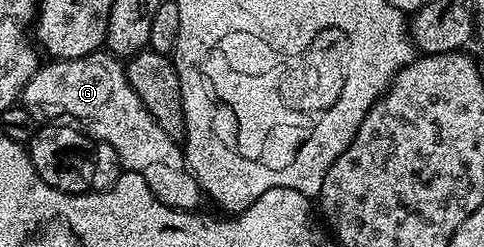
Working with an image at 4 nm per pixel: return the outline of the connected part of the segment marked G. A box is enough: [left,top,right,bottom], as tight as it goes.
[19,50,198,210]

